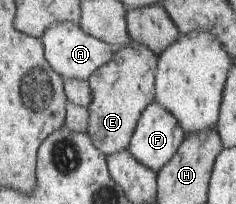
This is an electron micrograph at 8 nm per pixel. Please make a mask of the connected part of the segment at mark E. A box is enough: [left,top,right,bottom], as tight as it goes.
[87,41,160,156]

